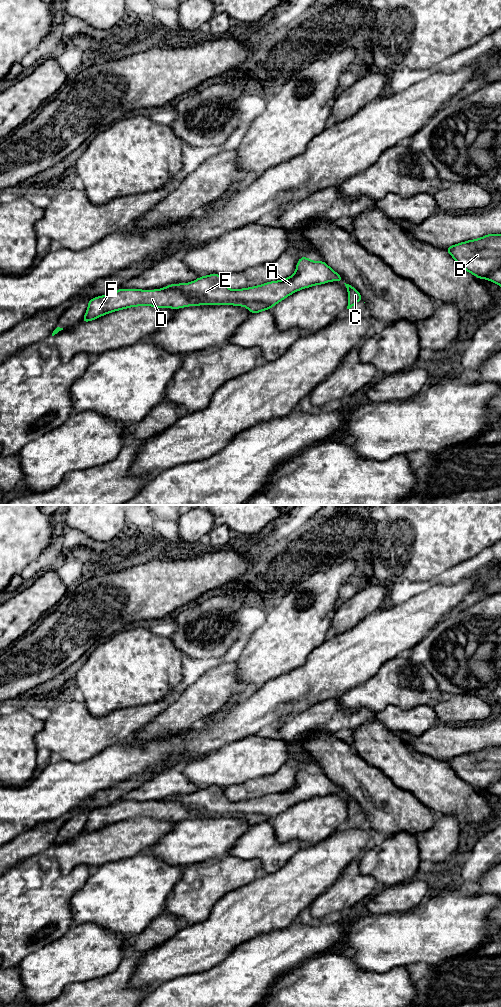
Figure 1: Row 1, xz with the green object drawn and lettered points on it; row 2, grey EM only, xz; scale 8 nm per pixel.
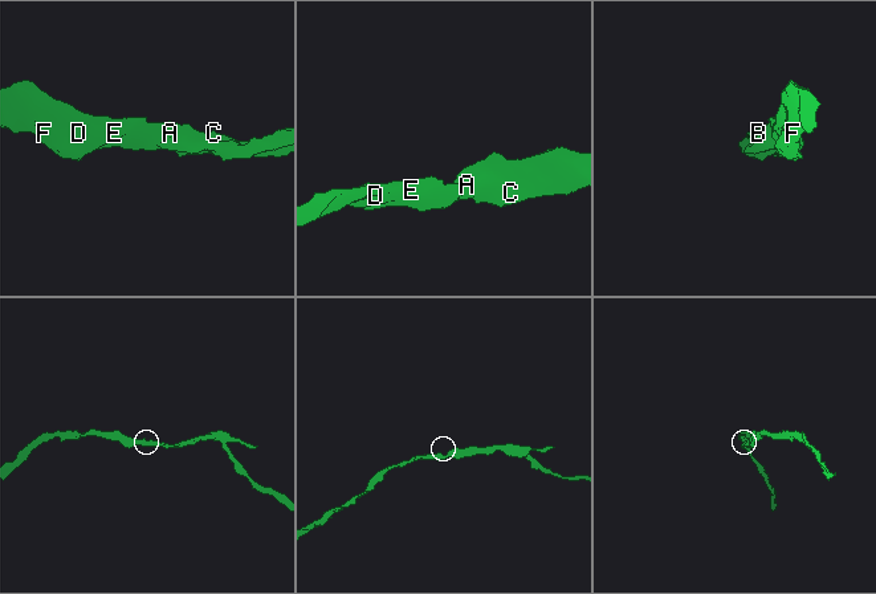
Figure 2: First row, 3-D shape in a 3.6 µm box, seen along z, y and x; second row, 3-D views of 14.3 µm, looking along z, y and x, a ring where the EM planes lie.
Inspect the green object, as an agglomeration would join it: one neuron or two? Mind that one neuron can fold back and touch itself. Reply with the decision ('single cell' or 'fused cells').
single cell

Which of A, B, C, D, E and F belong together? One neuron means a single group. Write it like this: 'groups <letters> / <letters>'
groups A B C D E F

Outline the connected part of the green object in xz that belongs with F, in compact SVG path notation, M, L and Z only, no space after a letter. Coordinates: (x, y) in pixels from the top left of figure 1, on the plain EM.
M303 768L298 772L291 789L238 802L229 801L224 794L224 788L219 786L202 788L190 795L171 796L162 801L121 800L89 812L81 834L137 818L179 821L199 817L234 817L244 818L256 826L272 821L274 817L301 801L331 793L343 794L343 791L324 773L312 773Z

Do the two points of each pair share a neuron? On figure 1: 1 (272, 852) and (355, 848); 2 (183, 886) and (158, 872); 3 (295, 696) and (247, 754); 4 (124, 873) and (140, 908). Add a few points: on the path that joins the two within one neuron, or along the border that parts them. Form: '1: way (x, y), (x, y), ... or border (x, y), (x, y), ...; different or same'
1: border (300, 848), (281, 867); different
2: border (185, 866), (182, 877), (173, 888), (166, 903); different
3: border (255, 734), (232, 741); different
4: way (124, 882), (124, 892), (131, 899); same

